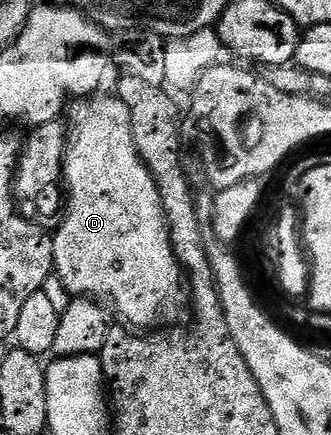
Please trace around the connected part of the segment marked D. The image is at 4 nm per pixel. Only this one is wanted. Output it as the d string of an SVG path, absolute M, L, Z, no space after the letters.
M101 93L96 97L89 97L84 101L74 102L68 108L63 183L67 188L67 210L64 212L64 215L66 215L65 220L61 223L61 228L55 231L53 235L53 269L56 278L61 278L62 285L70 291L70 296L84 297L94 301L106 301L105 299L110 299L113 302L114 309L117 310L118 317L126 319L126 321L121 321L124 321L130 328L136 329L141 333L152 332L154 329L160 328L157 327L160 323L165 322L167 319L175 318L181 311L181 305L184 301L186 304L187 301L187 291L183 286L183 272L169 240L169 226L165 223L165 211L161 208L159 189L155 185L155 181L151 177L147 165L137 155L135 139L131 137L131 113L127 113L127 105L123 105L121 99L109 93Z

